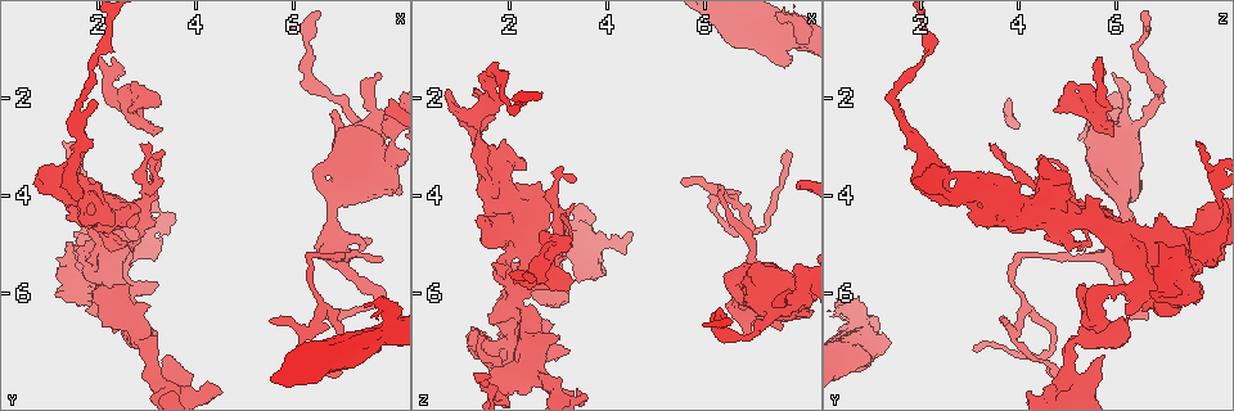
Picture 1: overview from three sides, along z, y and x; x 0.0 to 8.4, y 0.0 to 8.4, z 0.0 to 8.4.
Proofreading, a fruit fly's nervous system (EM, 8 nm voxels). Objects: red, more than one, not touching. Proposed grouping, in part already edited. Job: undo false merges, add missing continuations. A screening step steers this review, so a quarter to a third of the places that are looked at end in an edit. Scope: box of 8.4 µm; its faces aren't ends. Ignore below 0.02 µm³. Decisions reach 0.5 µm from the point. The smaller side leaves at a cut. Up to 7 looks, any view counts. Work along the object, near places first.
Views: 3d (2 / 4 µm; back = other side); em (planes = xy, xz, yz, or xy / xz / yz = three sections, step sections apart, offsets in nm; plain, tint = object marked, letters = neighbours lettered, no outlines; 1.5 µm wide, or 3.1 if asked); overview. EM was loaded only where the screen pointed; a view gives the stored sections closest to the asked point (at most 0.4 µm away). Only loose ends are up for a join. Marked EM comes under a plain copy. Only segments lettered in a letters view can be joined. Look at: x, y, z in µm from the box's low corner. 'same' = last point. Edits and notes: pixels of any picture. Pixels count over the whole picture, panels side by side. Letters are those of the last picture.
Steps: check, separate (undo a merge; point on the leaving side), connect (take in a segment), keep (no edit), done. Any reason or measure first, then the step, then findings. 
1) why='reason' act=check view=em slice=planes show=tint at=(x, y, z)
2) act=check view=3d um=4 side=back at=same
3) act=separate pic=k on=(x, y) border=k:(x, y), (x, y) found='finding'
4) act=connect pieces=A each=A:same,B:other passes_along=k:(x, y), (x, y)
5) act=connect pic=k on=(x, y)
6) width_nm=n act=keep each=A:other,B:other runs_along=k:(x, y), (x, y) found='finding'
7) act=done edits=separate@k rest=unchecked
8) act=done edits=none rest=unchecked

why='an open end' act=check view=3d um=4 at=(3.30, 2.20, 4.85)

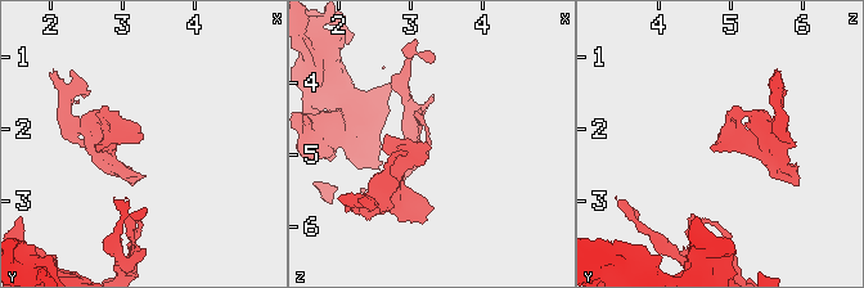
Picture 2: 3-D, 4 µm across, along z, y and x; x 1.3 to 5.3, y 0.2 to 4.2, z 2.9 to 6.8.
why='need the tissue' act=check view=em slice=xy step=4 show=letters at=(3.25, 2.20, 4.80)

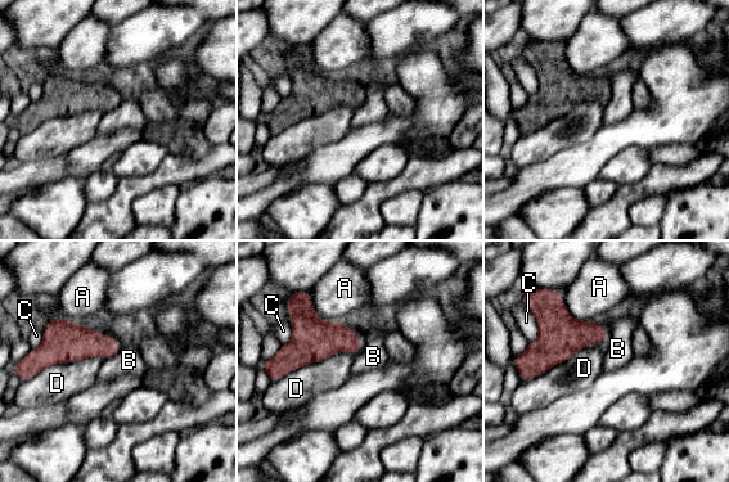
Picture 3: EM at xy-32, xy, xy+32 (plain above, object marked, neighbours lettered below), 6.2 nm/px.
act=keep each=A:other,B:other,C:other,D:other border=3:(121, 345), (113, 355), (104, 360) found='no lettered segment goes on from it'

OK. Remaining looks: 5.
why='thick turns thin' act=check view=3d um=4 at=(1.70, 4.00, 3.50)

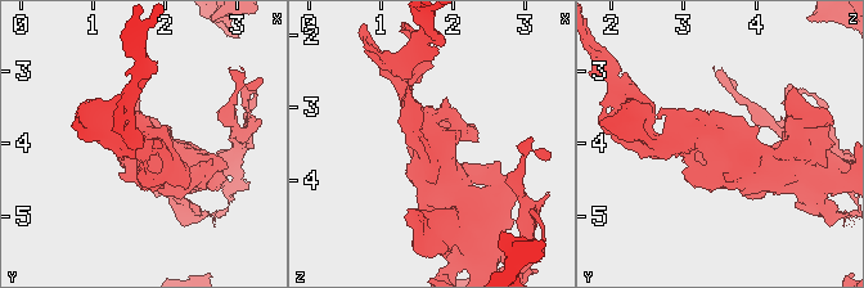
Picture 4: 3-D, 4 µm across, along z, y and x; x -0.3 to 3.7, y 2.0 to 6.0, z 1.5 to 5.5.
why='now the EM' act=check view=em slice=xy step=8 show=tint at=(1.70, 3.95, 3.50)

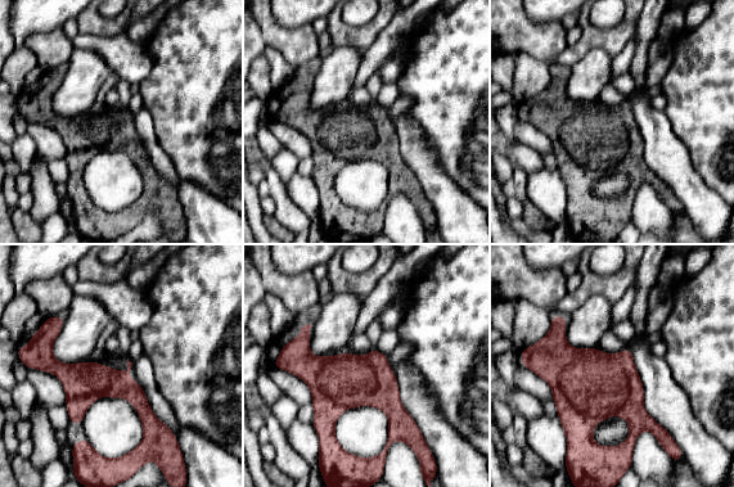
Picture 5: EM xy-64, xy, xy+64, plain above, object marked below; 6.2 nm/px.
why='another direction' act=check view=em slice=planes show=letters at=same

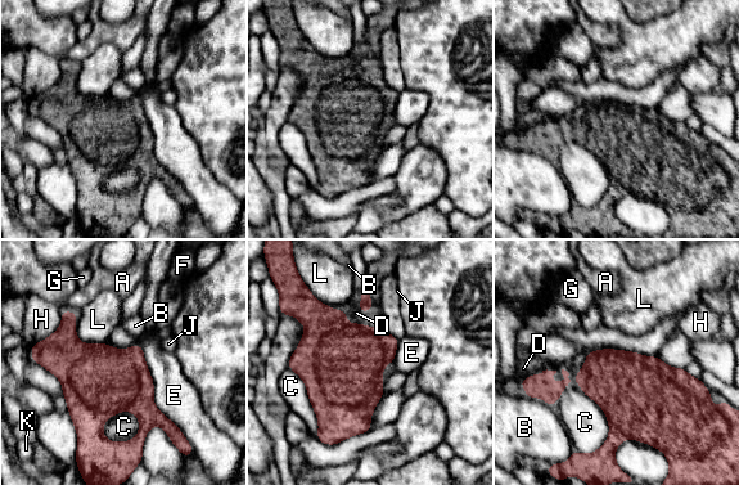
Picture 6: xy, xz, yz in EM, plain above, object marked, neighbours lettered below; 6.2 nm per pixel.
width_nm=460 act=keep each=A:other,B:other,C:other,D:other,E:other,F:other,G:other,H:other,J:other,K:other,L:other border=6:(139, 418), (133, 439), (102, 435) found='one cell here'

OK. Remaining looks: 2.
act=check view=3d um=4 at=(1.70, 1.90, 1.45)

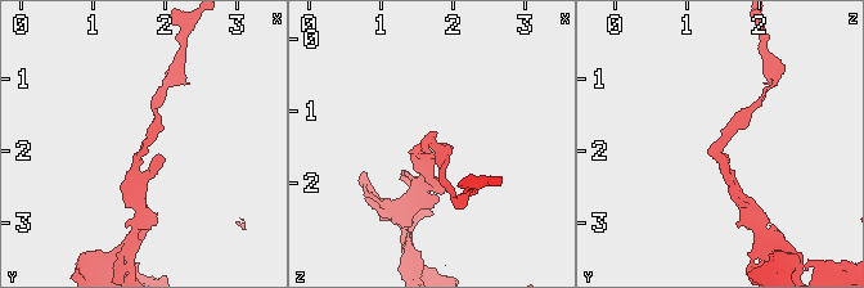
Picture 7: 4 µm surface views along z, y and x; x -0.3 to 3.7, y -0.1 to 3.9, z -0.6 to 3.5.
act=check view=em slice=planes show=letters at=(1.70, 1.95, 1.40)

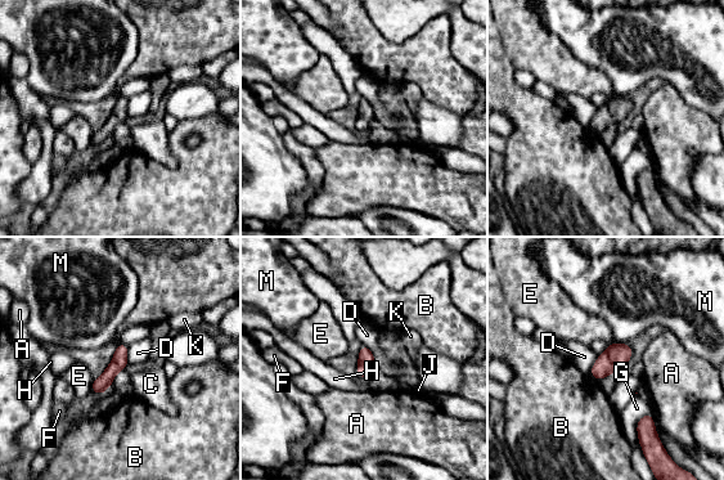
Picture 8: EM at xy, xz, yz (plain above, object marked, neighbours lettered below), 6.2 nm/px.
act=keep each=A:other,B:other,C:other,D:other,E:other,F:other,G:other,H:other,J:other,K:other,M:other runs_along=8:(124, 348), (118, 363), (97, 390) found='one cell here'

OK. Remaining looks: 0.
act=done edits=none rest=unchecked

